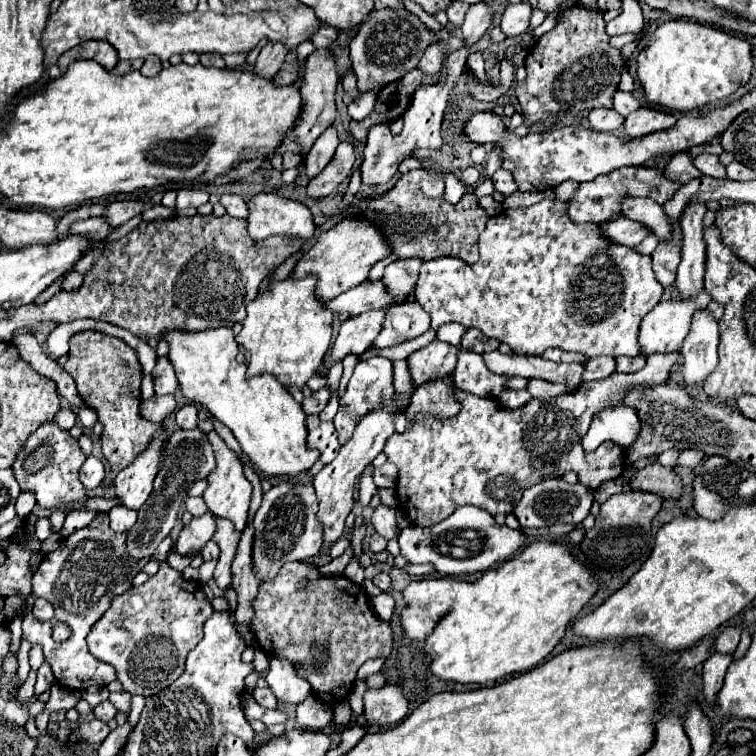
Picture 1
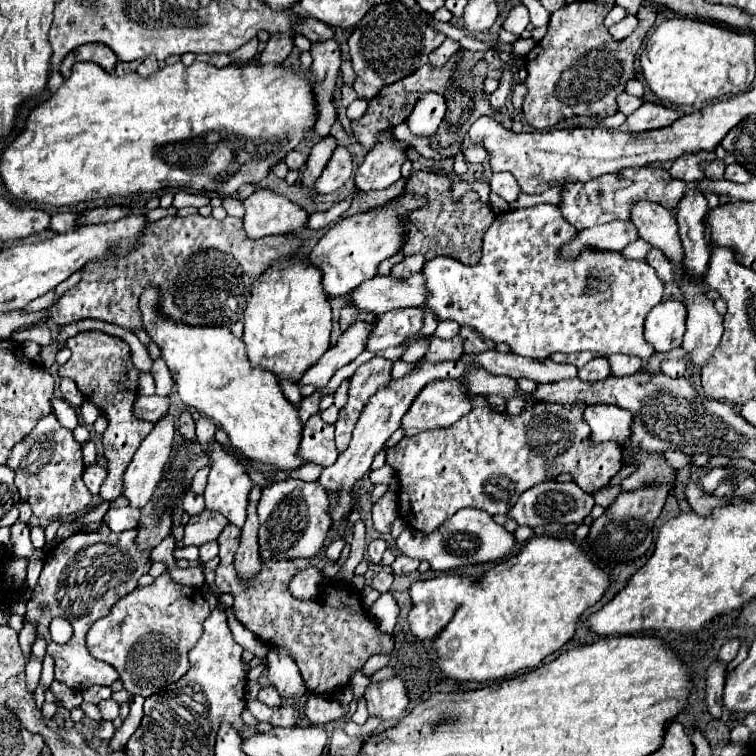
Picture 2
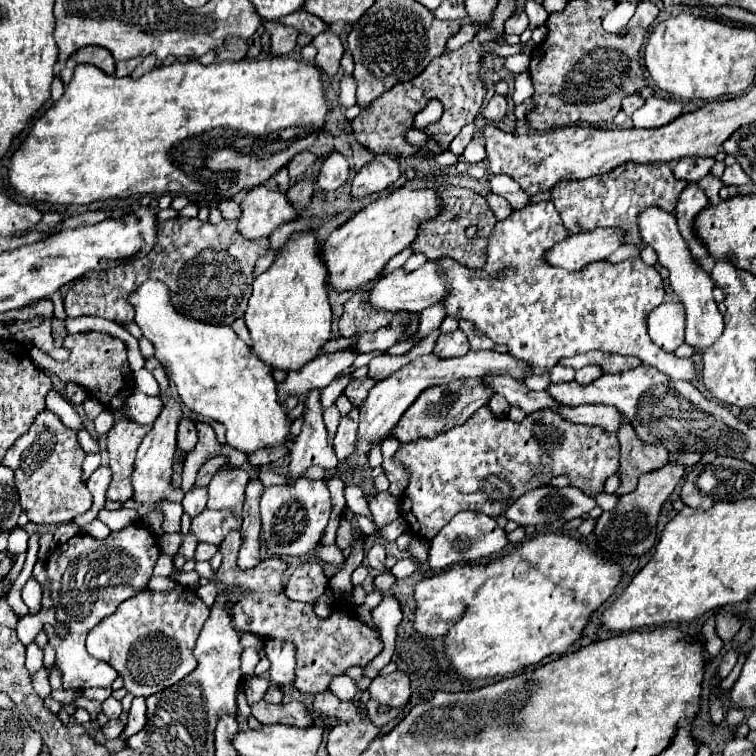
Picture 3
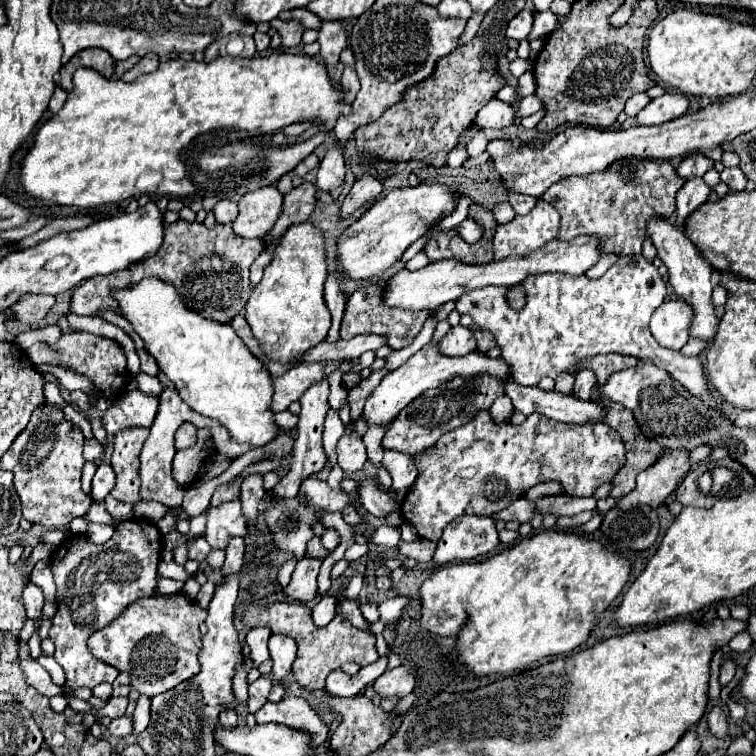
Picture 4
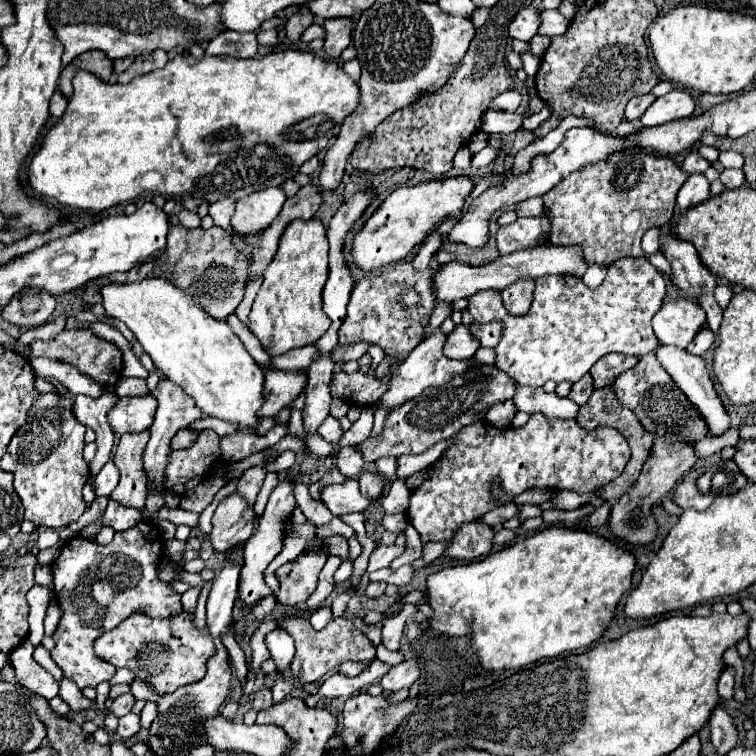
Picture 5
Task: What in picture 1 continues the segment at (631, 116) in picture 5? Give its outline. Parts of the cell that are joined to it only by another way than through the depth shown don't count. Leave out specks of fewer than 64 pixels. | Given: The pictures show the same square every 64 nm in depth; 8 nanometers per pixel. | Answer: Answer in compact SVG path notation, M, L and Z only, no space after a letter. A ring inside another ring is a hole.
M616 92L614 94L614 110L616 112L620 112L622 116L628 116L630 112L634 112L634 110L638 110L642 104L640 104L640 100L638 98L634 98L630 92Z

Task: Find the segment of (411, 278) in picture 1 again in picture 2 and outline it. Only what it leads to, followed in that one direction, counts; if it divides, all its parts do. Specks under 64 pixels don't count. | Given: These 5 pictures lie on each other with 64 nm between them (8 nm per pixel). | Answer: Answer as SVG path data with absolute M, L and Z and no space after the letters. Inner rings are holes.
M414 254L414 256L408 256L408 258L404 258L398 266L394 266L392 268L392 274L394 276L412 276L412 274L416 274L416 272L420 272L422 270L422 266L424 266L424 256L420 256L420 254Z

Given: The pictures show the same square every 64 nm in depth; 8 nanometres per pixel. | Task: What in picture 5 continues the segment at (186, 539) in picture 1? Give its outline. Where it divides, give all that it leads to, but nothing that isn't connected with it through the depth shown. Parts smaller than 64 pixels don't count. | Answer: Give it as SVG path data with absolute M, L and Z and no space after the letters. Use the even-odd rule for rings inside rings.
M238 492L228 494L218 504L212 518L214 528L210 532L210 540L214 550L226 552L238 542L246 542L254 532L254 522L256 522L254 508Z

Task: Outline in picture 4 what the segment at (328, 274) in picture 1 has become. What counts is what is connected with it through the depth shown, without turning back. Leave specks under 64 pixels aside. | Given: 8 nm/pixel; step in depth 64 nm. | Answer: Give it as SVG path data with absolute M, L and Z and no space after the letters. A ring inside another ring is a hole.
M418 184L414 188L398 188L388 192L380 202L374 202L372 208L354 222L338 240L338 262L340 272L352 280L366 280L380 276L394 262L402 258L406 248L428 232L442 216L448 216L456 210L456 186L444 184Z

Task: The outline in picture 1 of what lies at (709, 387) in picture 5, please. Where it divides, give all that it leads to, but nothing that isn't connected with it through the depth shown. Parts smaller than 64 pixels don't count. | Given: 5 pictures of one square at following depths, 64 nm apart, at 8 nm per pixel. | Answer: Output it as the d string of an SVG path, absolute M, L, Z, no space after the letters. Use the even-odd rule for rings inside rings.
M542 200L528 208L492 216L480 234L480 260L474 266L456 258L424 262L414 298L430 314L432 328L438 330L446 322L478 328L488 338L508 344L514 354L524 356L540 356L546 348L580 352L588 358L642 354L638 344L640 320L660 302L664 290L654 278L652 258L600 240L596 224L572 224L566 208L566 202Z

